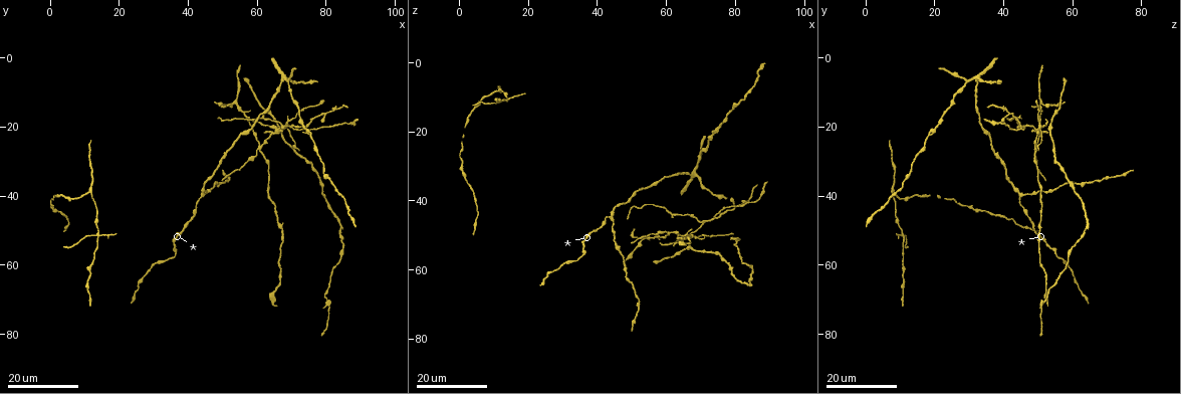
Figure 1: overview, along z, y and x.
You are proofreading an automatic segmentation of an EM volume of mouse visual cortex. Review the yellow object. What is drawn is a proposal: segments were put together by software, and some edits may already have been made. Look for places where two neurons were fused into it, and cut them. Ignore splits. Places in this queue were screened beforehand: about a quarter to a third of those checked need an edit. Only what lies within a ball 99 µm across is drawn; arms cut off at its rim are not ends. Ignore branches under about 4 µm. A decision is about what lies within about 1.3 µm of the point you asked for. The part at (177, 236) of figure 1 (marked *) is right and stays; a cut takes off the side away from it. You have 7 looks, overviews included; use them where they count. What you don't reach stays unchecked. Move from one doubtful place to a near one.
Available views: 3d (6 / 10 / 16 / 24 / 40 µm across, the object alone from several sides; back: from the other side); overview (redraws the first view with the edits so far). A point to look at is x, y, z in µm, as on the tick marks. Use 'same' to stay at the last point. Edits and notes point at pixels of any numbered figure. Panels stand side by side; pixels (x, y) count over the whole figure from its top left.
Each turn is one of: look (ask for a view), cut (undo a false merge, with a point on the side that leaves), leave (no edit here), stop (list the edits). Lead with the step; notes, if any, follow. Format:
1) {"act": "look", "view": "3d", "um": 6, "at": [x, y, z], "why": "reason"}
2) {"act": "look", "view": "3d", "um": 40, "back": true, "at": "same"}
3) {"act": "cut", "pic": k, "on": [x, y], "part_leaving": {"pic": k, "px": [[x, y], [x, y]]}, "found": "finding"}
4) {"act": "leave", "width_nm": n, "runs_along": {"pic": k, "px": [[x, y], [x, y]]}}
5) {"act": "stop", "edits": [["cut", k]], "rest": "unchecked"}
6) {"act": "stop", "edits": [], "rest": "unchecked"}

{"act": "look", "view": "3d", "um": 24, "at": [53.5, 12.5, 51.0], "why": "four arms meet"}

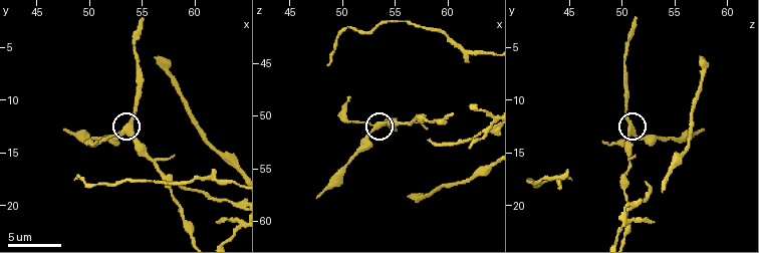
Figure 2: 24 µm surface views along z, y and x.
{"act": "look", "view": "3d", "um": 10, "at": [53.0, 12.8, 51.0]}

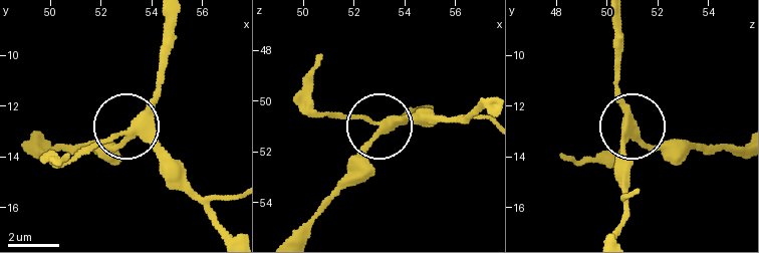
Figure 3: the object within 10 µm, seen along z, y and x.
{"act": "look", "view": "3d", "um": 6, "at": [53.2, 13.0, 51.0], "why": "zoom in"}

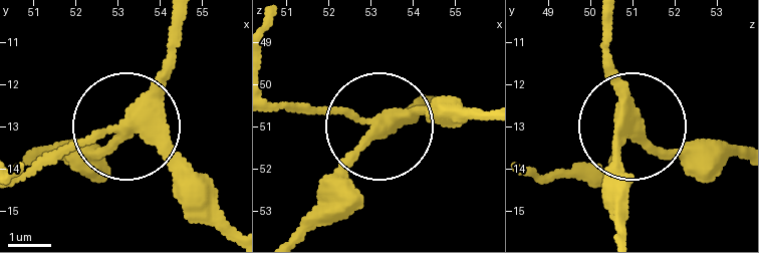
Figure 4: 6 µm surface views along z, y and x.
{"act": "leave", "side_arm_um": 9, "found": "continuous, no second neuron"}

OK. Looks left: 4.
{"act": "look", "view": "3d", "um": 24, "at": [61.0, 27.0, 50.0]}

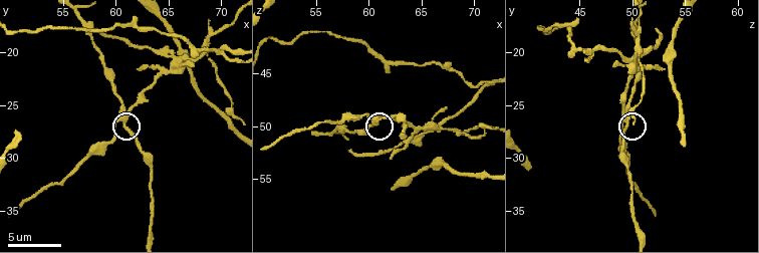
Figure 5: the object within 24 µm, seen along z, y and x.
{"act": "look", "view": "3d", "um": 10, "at": [60.8, 26.6, 49.4]}

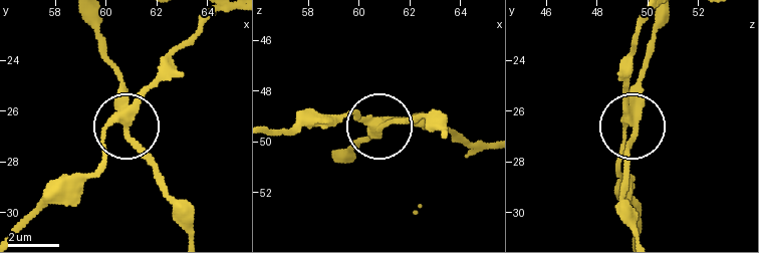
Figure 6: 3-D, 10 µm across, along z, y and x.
{"act": "cut", "pic": 6, "on": [101, 148], "width_nm": 310, "part_leaving": {"pic": 6, "px": [[124, 111], [214, 16]]}, "found": "a second neuron is stuck on"}

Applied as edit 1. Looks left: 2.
{"act": "stop", "edits": [["cut", 6]], "rest": "unchecked"}

